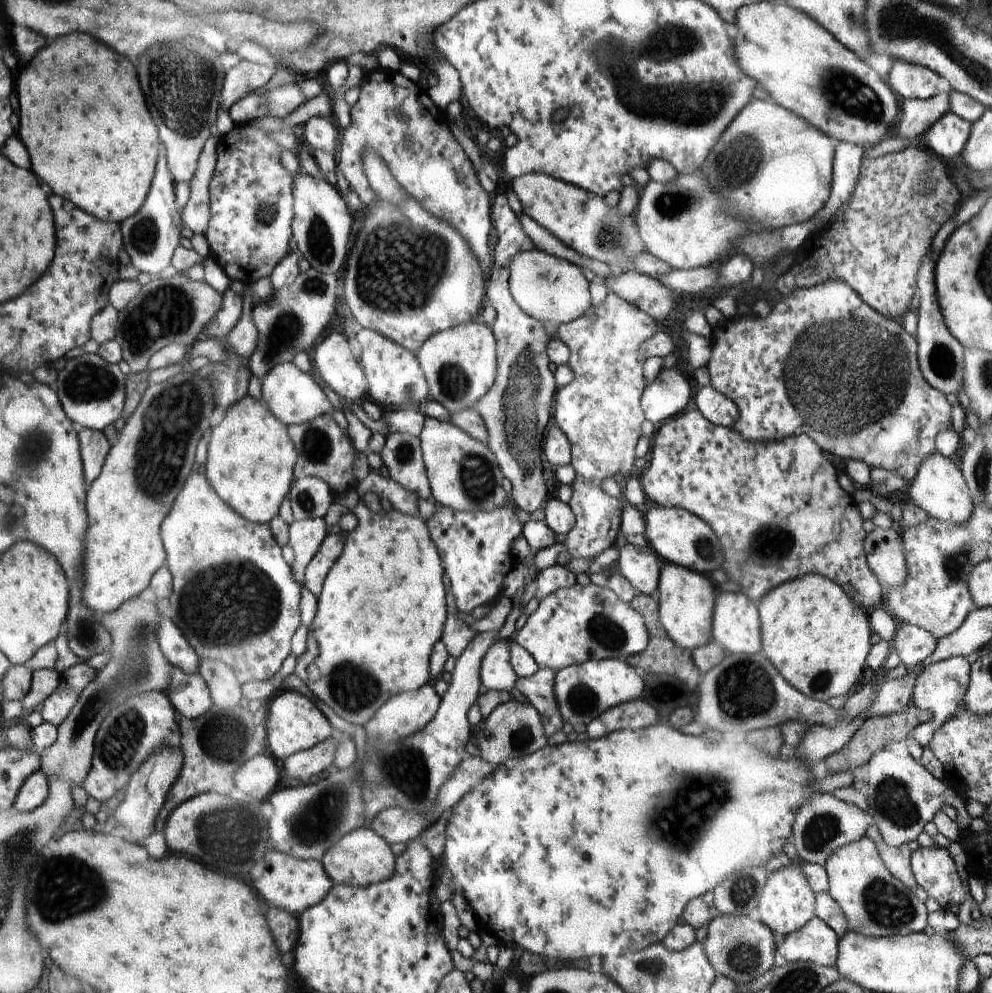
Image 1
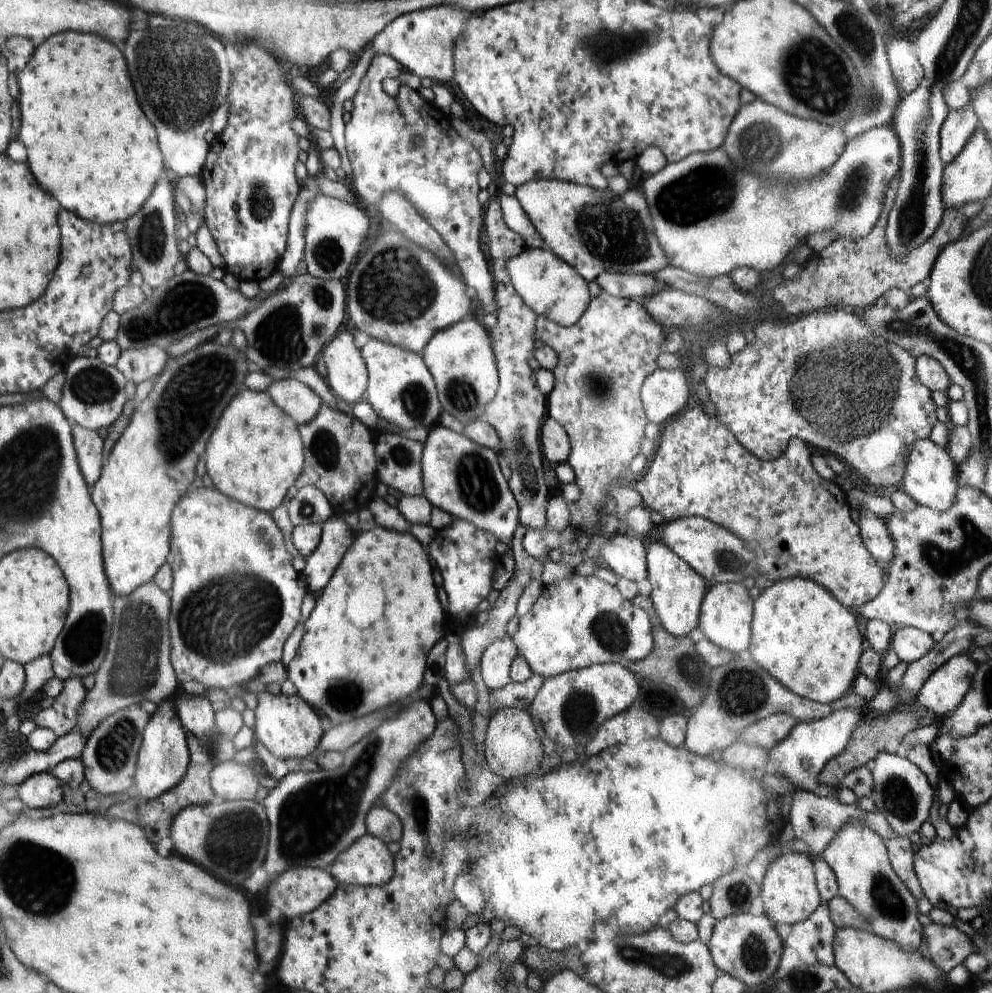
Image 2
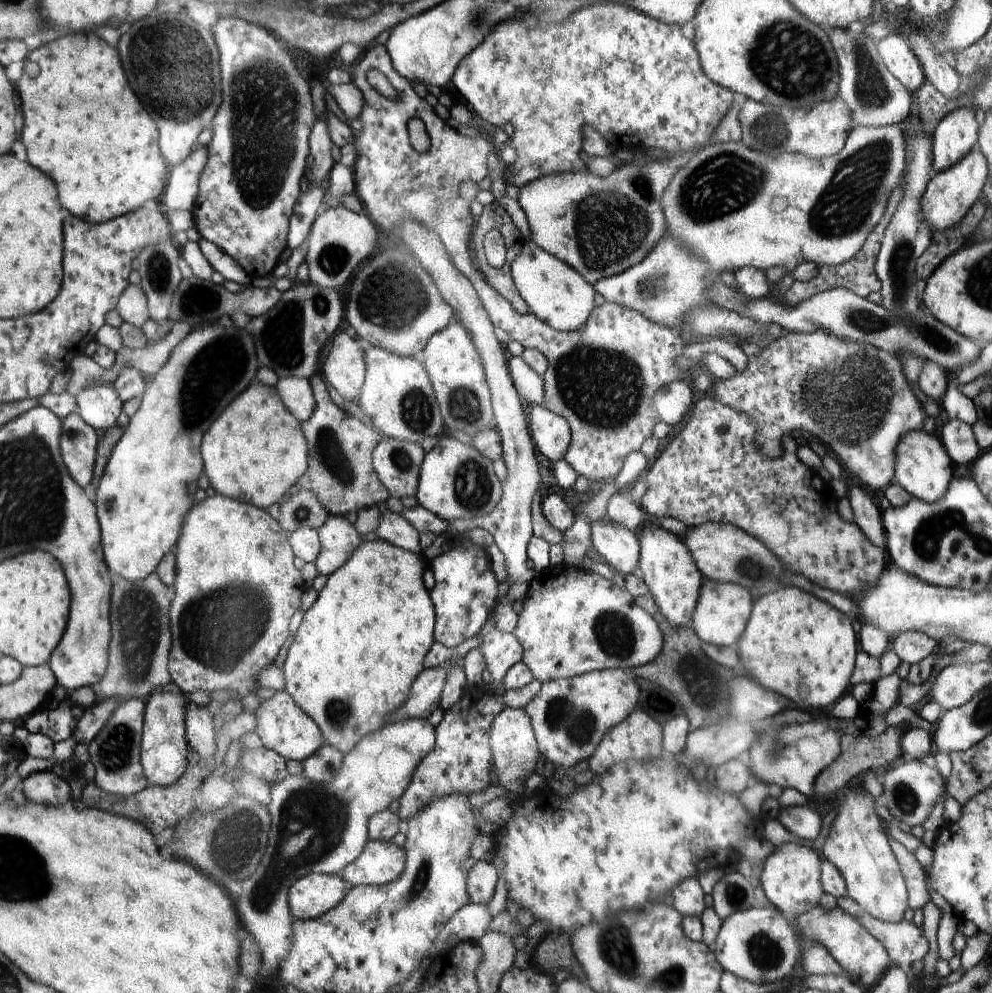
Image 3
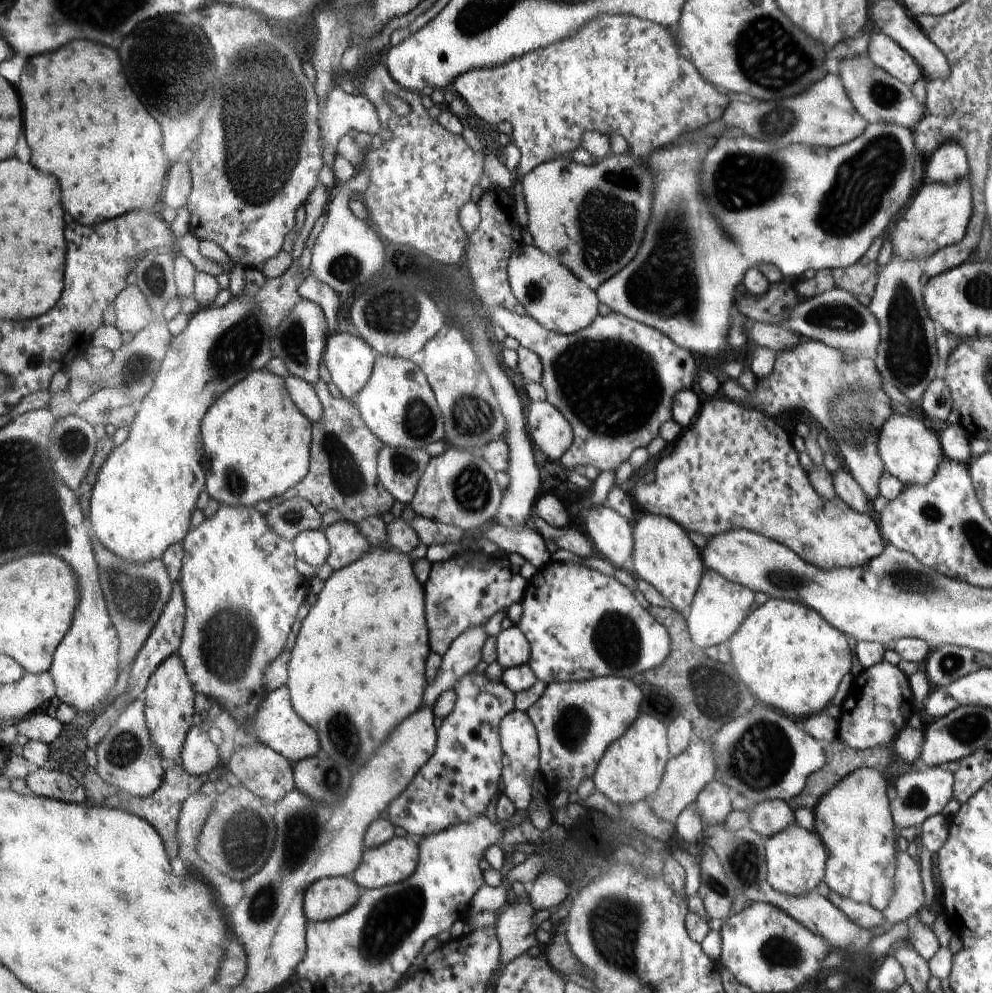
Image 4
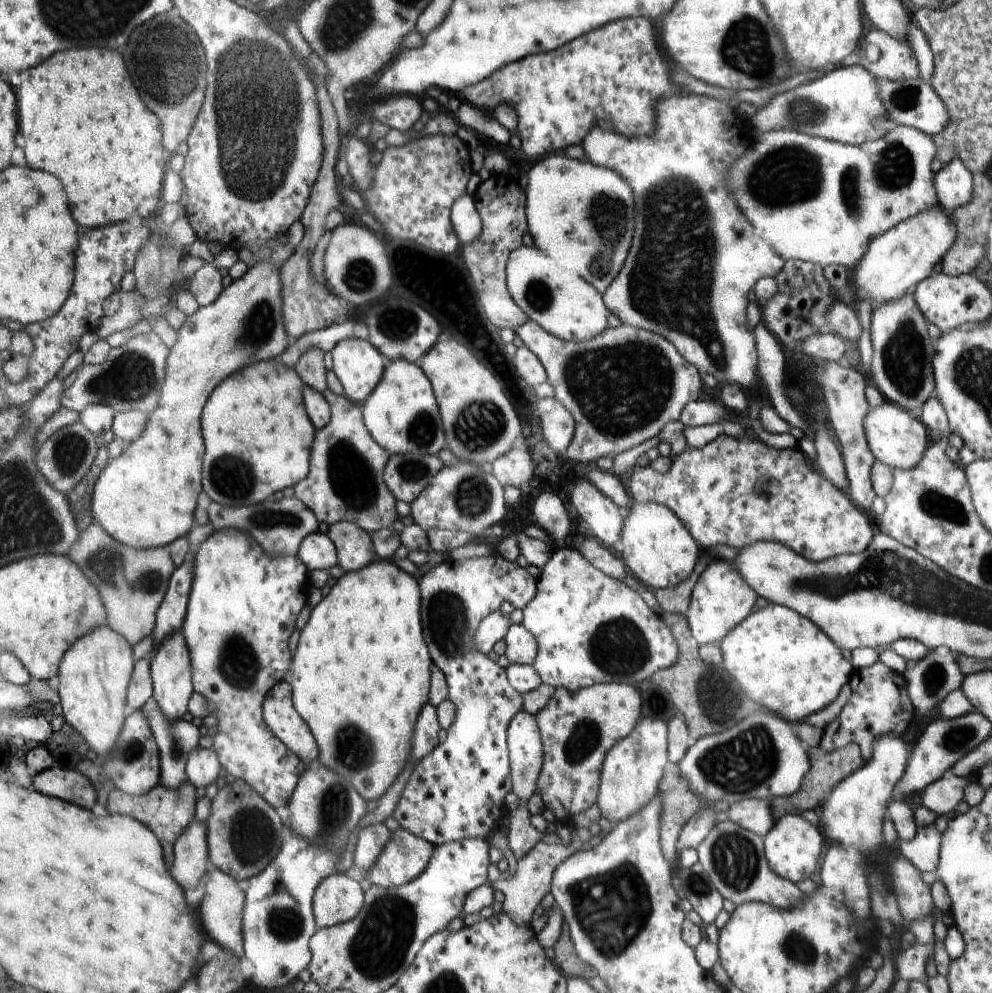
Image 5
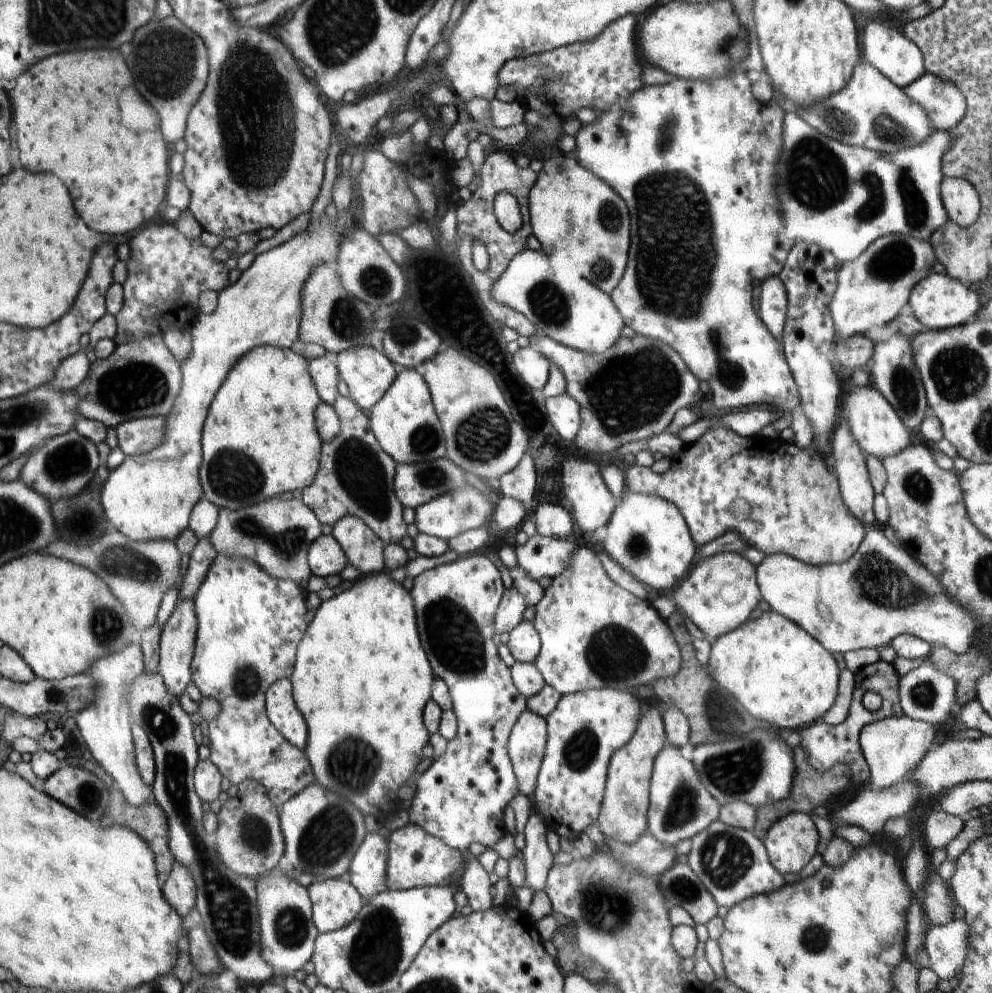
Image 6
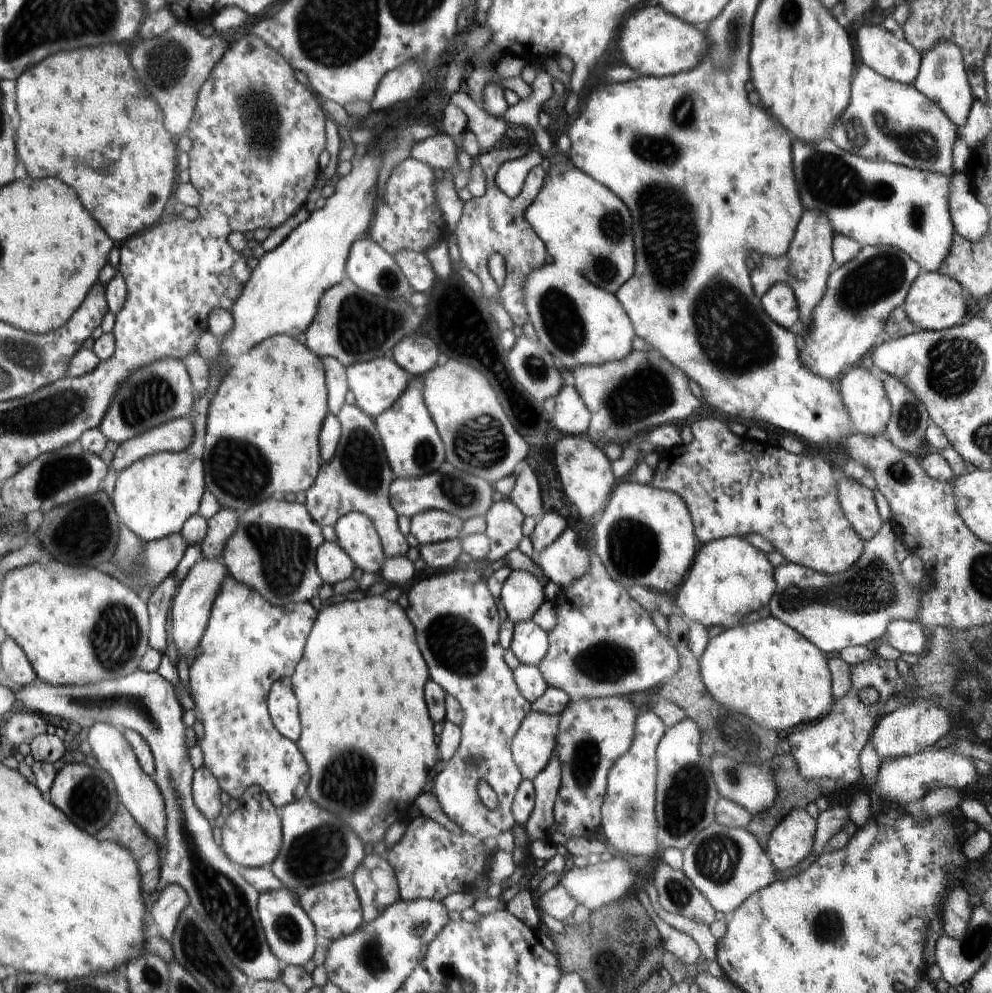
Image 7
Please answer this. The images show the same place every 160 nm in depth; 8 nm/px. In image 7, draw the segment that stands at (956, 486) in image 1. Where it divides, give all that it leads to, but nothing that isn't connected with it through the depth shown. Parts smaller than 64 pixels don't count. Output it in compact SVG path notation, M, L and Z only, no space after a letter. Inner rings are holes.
M860 364L847 368L836 382L841 391L846 410L849 411L850 422L858 433L878 437L886 432L890 418L890 401L885 391L885 383L872 376L870 369Z

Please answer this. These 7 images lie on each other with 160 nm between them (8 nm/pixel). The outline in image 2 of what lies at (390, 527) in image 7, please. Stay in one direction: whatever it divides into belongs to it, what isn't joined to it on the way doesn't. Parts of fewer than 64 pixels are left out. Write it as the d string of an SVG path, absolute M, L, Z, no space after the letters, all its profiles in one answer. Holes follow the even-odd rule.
M321 399L320 410L314 418L300 427L304 445L305 463L296 488L317 486L329 499L334 513L368 508L376 496L377 470L374 455L374 431L356 417L334 409Z

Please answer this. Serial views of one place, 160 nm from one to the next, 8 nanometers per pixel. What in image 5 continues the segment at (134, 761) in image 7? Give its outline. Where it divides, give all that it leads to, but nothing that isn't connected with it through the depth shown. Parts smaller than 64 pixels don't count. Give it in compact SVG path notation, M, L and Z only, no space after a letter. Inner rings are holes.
M106 626L78 639L65 655L55 680L63 717L87 740L98 761L104 762L117 749L118 737L124 729L126 695L130 674L135 668L132 646L121 634Z

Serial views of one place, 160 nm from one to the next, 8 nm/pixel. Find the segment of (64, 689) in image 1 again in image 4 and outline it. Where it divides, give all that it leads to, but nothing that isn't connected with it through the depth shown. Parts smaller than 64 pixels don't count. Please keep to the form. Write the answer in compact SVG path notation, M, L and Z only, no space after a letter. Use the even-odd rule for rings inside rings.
M44 711L30 713L22 720L14 723L17 734L24 734L26 738L33 741L42 741L49 745L61 735L64 726L56 717L50 717Z

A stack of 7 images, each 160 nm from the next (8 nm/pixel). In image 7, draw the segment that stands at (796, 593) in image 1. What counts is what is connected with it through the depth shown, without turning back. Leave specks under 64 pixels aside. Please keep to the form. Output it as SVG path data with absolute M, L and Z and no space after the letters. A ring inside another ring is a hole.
M770 615L750 624L728 627L710 638L701 656L702 678L710 694L730 710L750 716L760 726L791 732L800 726L813 724L832 708L830 669L822 650L793 627Z

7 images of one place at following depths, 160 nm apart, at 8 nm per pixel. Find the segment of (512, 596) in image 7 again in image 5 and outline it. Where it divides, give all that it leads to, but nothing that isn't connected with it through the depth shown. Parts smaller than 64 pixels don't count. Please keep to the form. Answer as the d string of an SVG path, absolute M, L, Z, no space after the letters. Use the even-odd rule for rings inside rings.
M495 610L481 620L475 632L473 643L481 653L488 654L498 640L504 639L511 625L509 615L501 610Z

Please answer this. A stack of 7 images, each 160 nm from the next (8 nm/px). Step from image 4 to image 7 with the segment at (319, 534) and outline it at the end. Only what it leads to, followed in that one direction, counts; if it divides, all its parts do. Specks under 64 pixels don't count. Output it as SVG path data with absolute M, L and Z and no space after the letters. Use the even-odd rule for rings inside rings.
M325 541L317 549L316 565L318 574L326 581L326 584L331 586L341 580L351 578L356 567L353 559L346 554L337 541Z

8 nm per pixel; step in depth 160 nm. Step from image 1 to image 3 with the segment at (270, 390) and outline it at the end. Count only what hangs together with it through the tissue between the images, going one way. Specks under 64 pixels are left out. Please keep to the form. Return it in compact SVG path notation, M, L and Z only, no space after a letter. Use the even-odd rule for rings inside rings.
M279 377L277 391L285 406L302 422L308 420L315 409L315 396L309 379Z

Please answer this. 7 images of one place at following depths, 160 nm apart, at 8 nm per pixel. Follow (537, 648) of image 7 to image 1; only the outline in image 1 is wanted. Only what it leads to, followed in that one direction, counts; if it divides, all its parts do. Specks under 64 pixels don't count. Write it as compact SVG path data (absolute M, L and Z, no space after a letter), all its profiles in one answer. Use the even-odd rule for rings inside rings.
M511 638L498 640L481 664L481 684L489 690L512 690L518 676L511 665Z

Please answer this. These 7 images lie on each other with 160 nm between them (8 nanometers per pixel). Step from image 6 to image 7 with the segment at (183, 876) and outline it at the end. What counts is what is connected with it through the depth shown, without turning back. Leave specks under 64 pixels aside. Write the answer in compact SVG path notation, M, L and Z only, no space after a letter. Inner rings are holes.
M170 884L163 890L150 910L160 938L172 938L180 912L188 903L187 892L180 885Z

